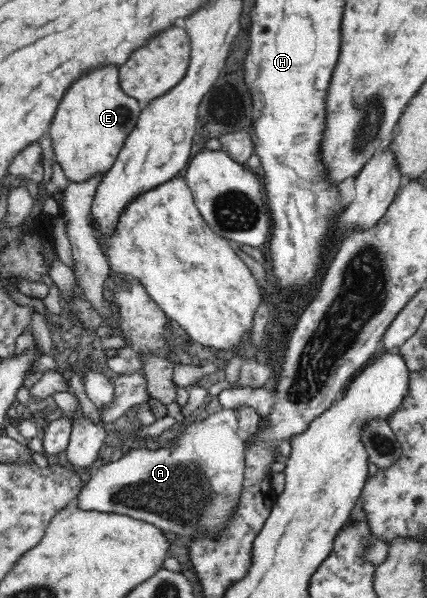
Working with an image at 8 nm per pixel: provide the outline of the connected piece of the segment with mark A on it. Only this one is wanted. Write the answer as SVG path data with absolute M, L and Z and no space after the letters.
M236 408L222 409L205 421L183 428L176 447L168 446L156 451L134 449L117 461L102 465L90 474L73 504L84 511L126 515L184 537L196 537L198 533L212 537L231 519L232 507L238 505L238 495L242 491L246 438L238 428L238 415Z

